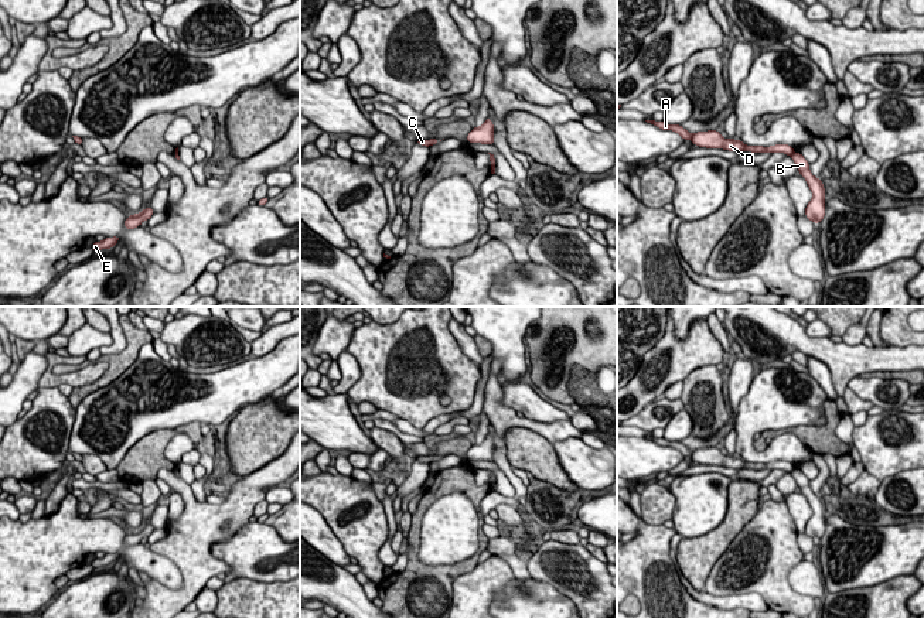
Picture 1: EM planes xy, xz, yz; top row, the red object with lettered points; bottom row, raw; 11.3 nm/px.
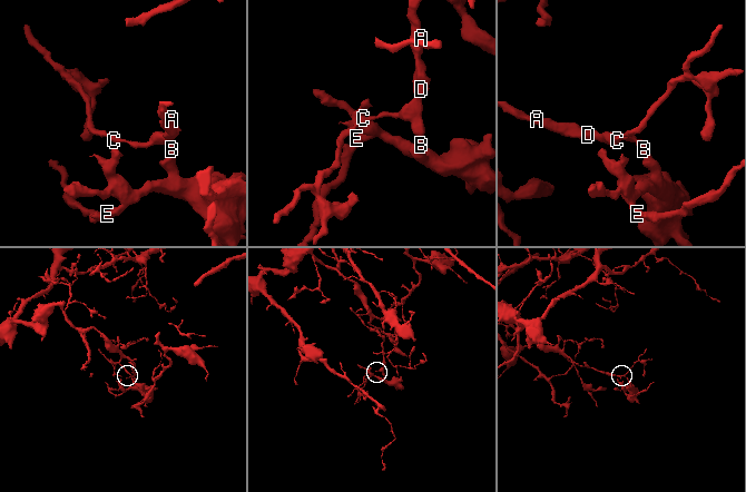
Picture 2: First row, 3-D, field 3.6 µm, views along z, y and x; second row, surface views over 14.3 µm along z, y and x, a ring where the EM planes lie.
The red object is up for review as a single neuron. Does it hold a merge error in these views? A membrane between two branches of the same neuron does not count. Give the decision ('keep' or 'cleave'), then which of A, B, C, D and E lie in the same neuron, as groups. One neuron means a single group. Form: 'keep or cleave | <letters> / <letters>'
cleave | A C D / B E

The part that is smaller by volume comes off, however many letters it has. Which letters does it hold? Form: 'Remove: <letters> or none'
Remove: B, E

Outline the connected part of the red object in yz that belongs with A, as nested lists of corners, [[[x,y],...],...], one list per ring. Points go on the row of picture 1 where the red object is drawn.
[[[645,120],[649,124],[654,124],[662,130],[672,130],[678,133],[683,140],[691,140],[698,147],[706,147],[706,148],[723,148],[729,151],[751,151],[751,153],[784,153],[787,156],[791,156],[794,153],[794,147],[788,144],[775,144],[770,147],[763,146],[746,146],[741,140],[734,139],[723,139],[722,134],[717,130],[708,130],[708,132],[696,132],[695,134],[691,134],[686,129],[683,129],[681,124],[668,124],[664,120]]]

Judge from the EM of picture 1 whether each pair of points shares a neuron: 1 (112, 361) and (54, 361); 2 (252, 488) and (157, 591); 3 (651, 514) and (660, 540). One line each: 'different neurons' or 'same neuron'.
1: different neurons
2: same neuron
3: different neurons

